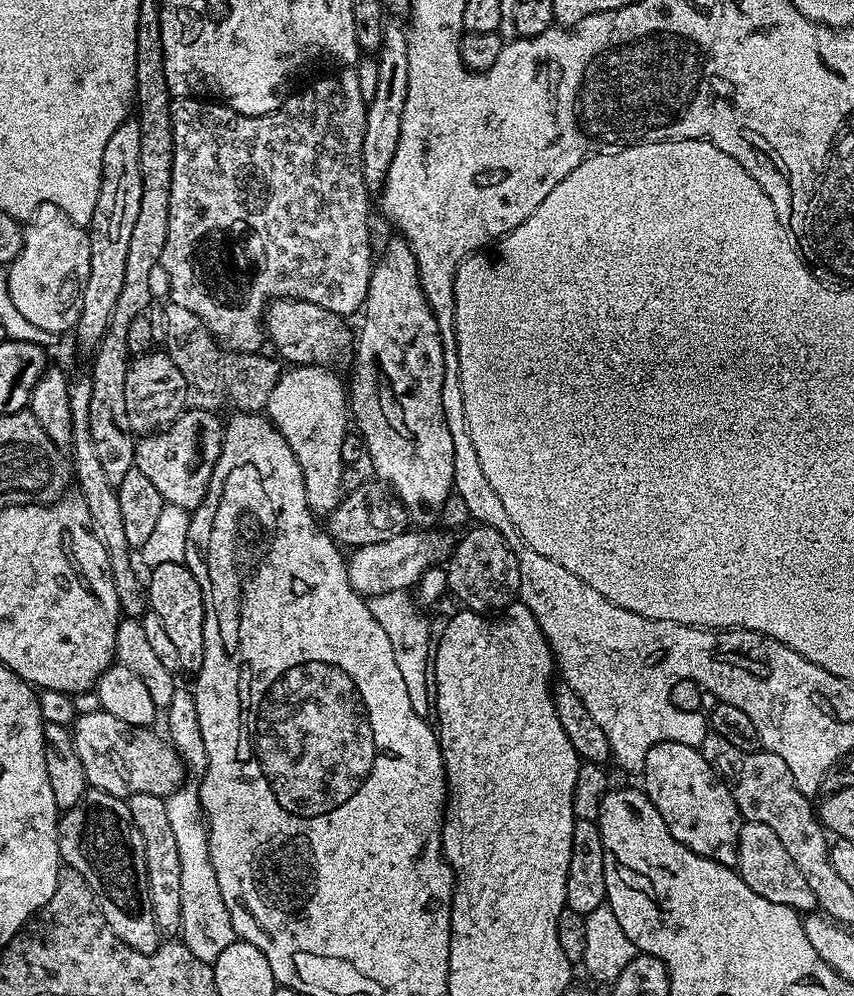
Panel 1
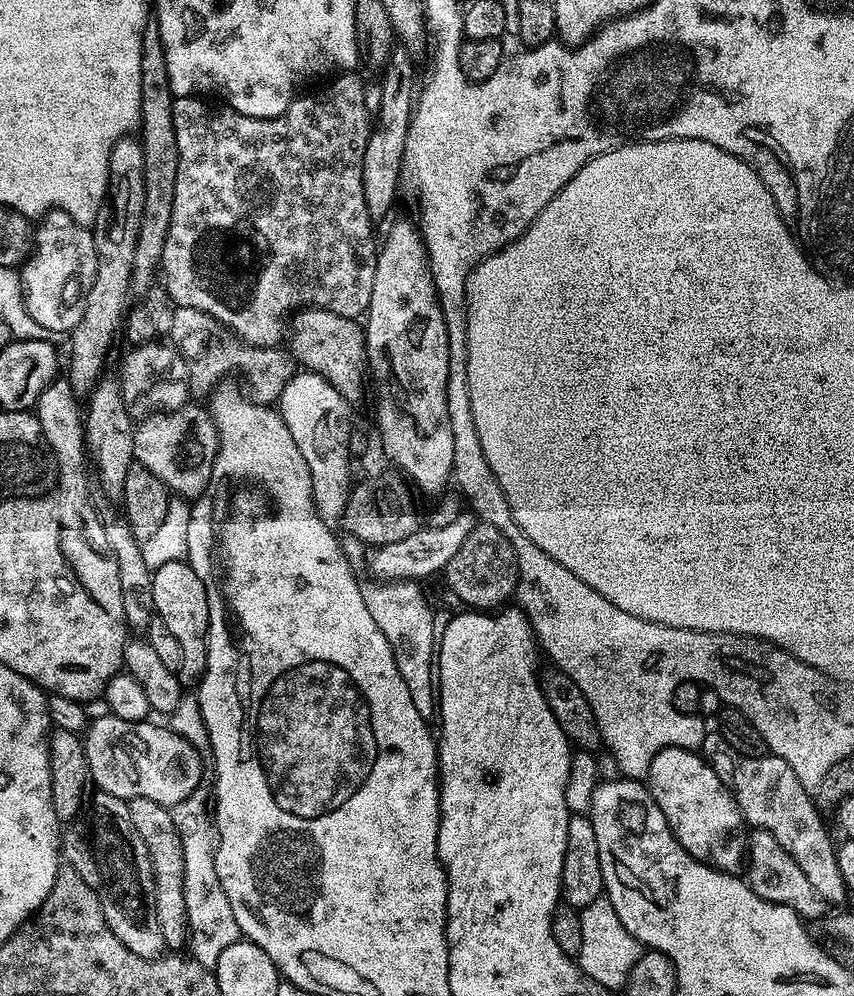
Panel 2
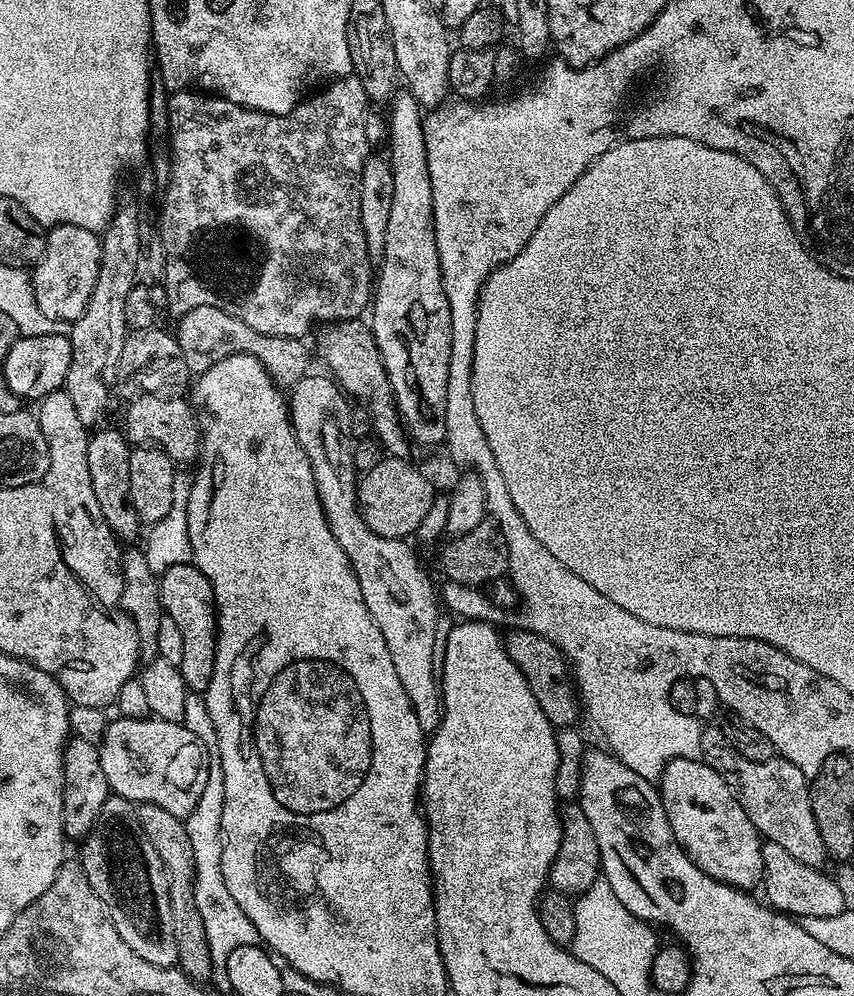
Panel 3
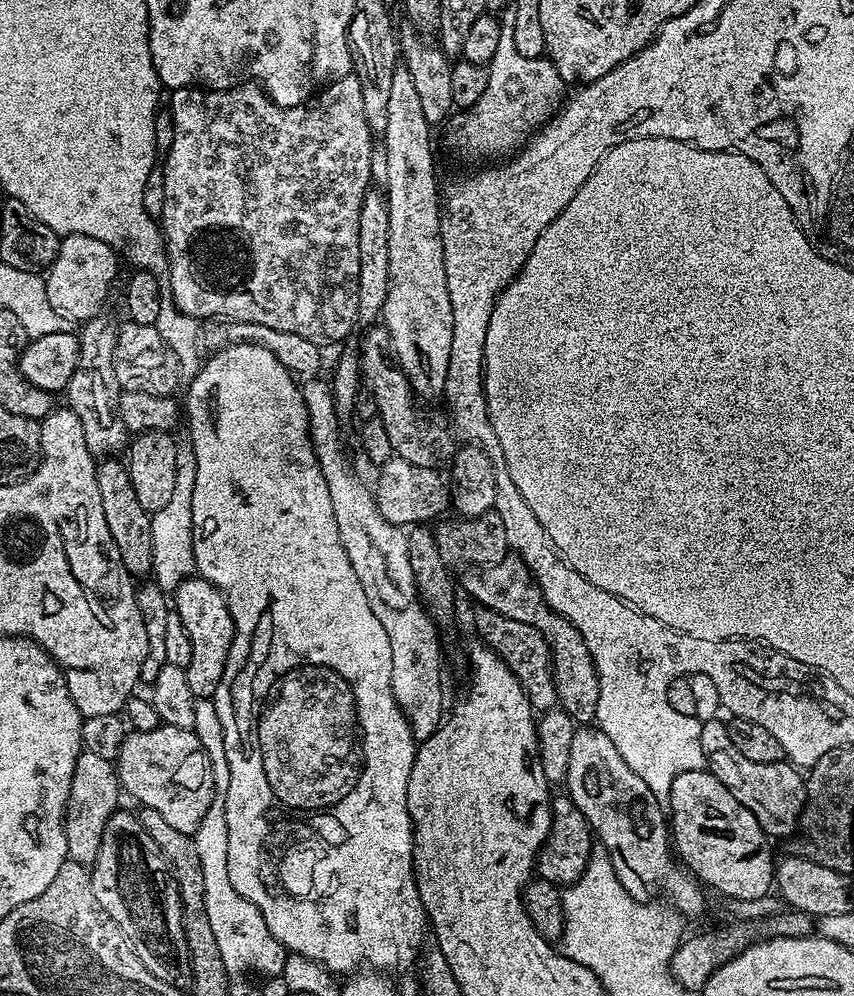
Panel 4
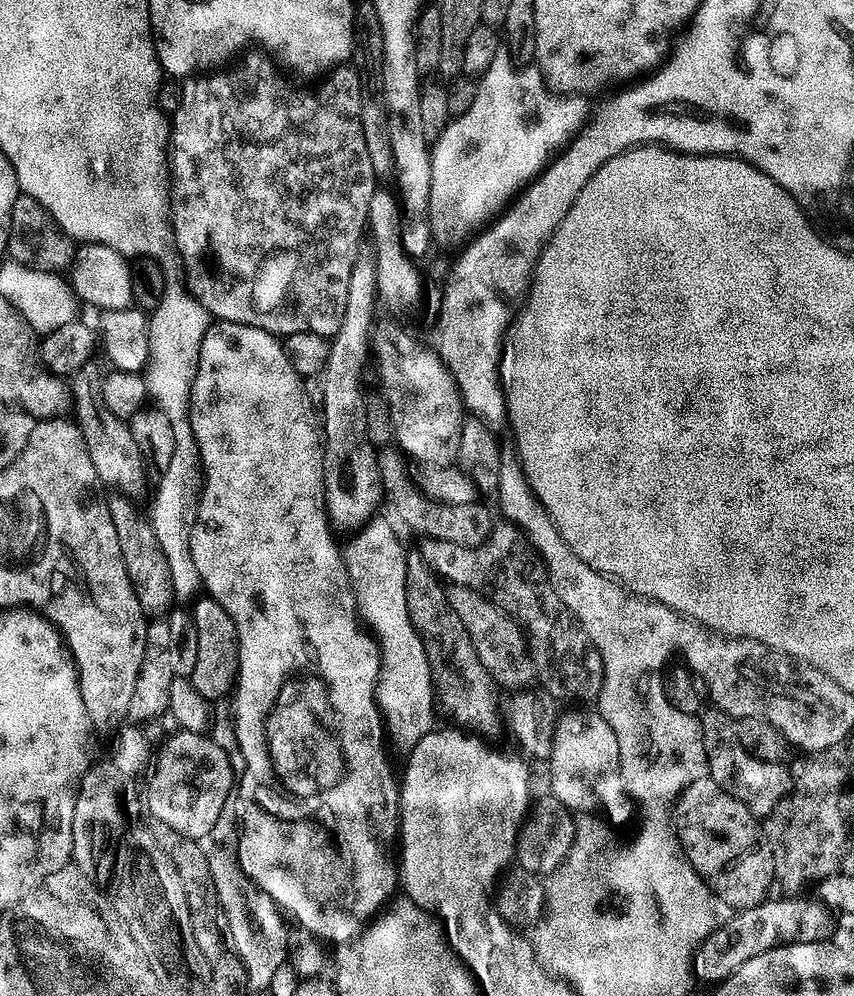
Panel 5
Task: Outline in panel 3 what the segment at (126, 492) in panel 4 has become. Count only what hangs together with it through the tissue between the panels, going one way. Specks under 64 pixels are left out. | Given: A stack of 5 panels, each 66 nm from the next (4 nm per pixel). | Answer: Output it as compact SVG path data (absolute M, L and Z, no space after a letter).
M100 426L88 437L88 449L86 450L86 466L90 466L90 486L94 486L94 498L98 498L98 510L102 510L102 518L106 526L110 526L112 535L120 542L132 542L139 532L142 532L142 525L134 506L130 502L130 454L132 448L130 441L119 427L104 428Z

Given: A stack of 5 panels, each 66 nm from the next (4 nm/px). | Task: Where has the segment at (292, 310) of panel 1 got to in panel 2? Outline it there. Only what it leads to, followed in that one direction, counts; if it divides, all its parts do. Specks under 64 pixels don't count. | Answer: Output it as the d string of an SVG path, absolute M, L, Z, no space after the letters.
M301 308L291 320L290 351L295 356L297 365L326 378L326 382L330 382L330 386L334 386L338 394L342 394L350 402L356 402L364 392L364 376L366 380L366 349L361 321L321 308Z

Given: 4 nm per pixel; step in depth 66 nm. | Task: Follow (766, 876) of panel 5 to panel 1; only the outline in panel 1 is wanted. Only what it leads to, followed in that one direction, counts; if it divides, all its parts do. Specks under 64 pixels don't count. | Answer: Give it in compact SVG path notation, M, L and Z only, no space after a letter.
M662 742L654 745L646 754L642 779L642 791L648 795L650 802L654 802L658 814L662 814L662 822L666 822L670 834L674 834L674 838L682 842L687 851L705 856L722 866L735 865L742 817L727 784L706 762L700 748L691 748L682 742Z

